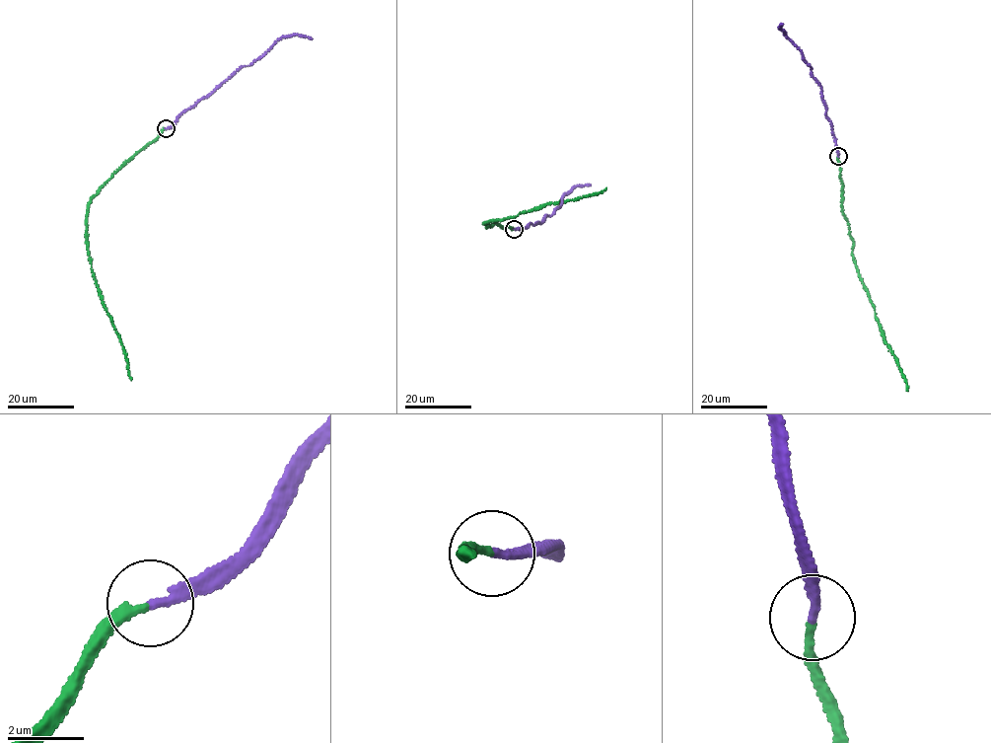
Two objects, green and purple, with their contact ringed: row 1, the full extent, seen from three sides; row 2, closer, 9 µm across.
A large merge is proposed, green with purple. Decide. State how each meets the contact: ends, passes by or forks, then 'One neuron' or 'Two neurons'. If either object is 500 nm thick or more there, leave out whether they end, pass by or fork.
At the ring green ends. At the ring purple ends. One neuron

